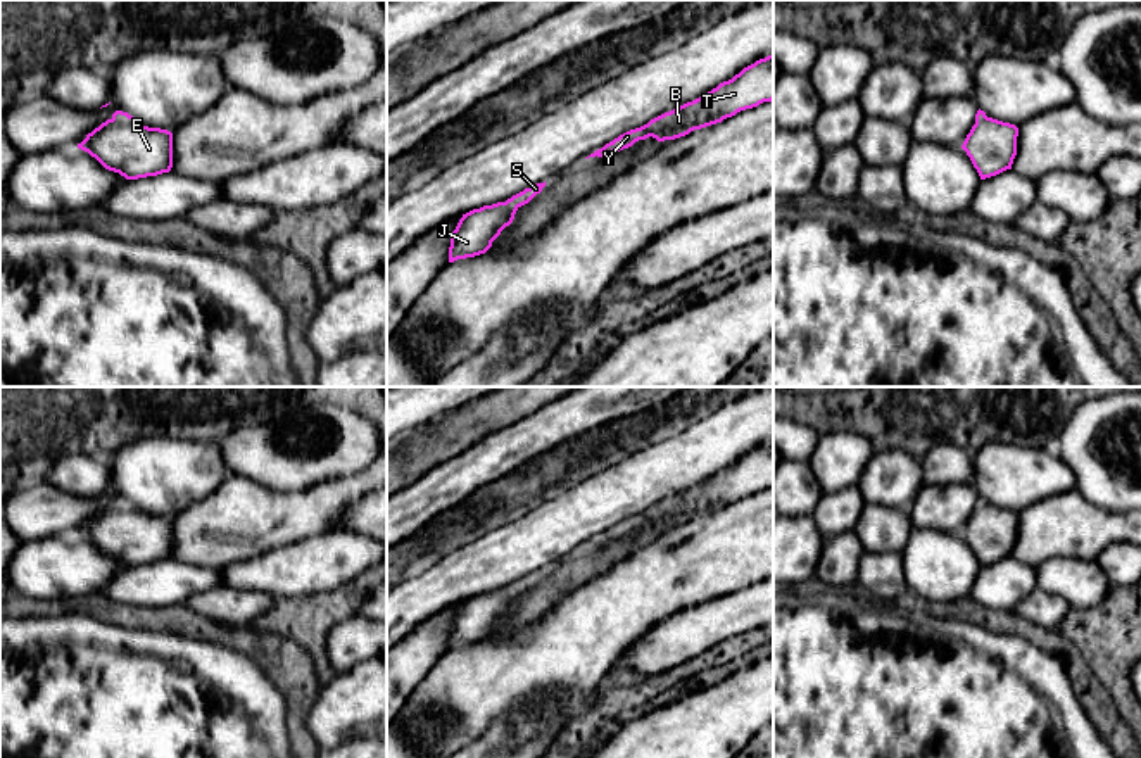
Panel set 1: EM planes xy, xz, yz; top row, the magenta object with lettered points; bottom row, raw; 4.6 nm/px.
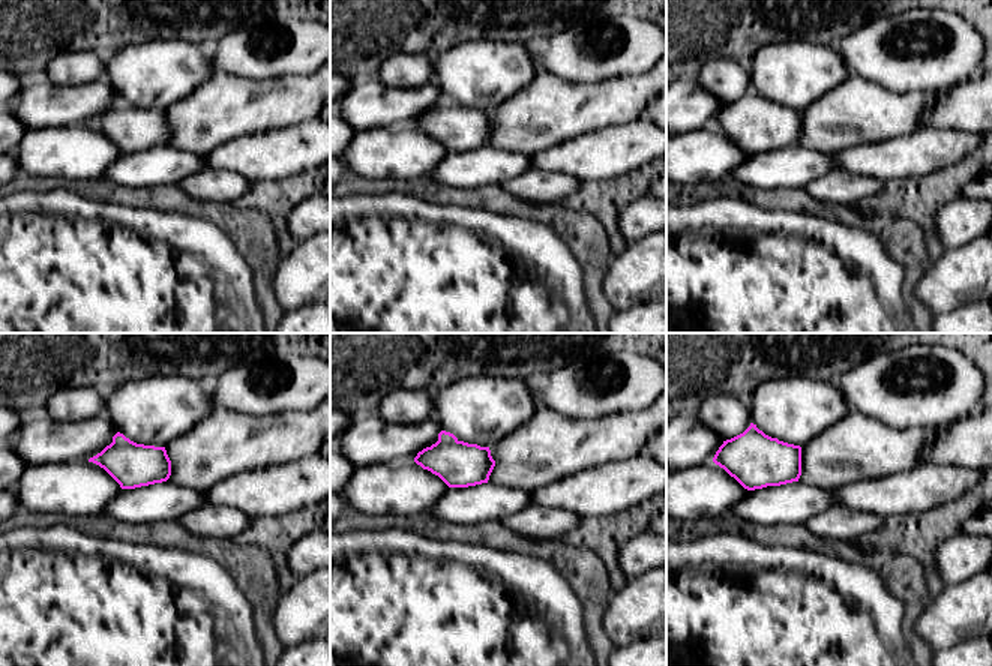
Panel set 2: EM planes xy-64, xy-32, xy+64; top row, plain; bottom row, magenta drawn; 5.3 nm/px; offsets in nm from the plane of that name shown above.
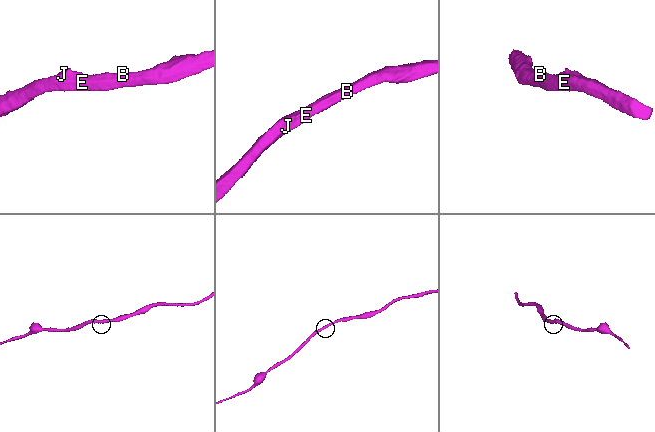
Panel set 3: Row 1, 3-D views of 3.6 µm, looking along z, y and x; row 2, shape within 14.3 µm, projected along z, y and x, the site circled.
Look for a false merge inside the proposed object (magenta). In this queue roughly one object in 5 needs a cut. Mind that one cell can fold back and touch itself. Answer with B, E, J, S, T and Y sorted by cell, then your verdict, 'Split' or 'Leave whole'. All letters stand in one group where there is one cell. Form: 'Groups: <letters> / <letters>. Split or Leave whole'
Groups: B E J S T Y. Leave whole

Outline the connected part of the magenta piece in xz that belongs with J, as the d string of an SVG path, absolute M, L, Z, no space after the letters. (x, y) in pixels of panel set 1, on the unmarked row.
M545 568L537 570L506 589L463 601L451 623L449 649L485 641L501 618L513 610L516 597L540 580L544 573Z

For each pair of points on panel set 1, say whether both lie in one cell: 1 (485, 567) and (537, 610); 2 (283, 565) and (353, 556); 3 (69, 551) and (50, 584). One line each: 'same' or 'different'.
1: different
2: same
3: same

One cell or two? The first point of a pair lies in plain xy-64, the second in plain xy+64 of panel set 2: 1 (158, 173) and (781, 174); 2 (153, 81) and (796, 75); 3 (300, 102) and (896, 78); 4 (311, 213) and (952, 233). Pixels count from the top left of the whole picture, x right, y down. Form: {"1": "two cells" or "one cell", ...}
{"1": "one cell", "2": "one cell", "3": "two cells", "4": "one cell"}

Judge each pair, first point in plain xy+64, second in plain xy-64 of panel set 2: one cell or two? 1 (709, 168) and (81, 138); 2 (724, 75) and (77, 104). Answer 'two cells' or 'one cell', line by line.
1: one cell
2: two cells

